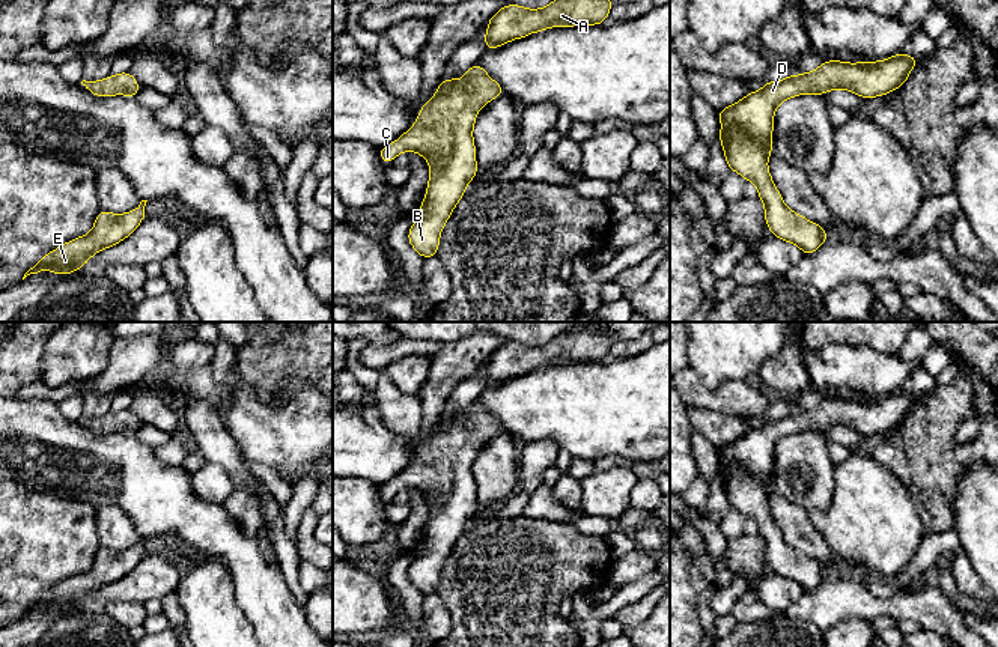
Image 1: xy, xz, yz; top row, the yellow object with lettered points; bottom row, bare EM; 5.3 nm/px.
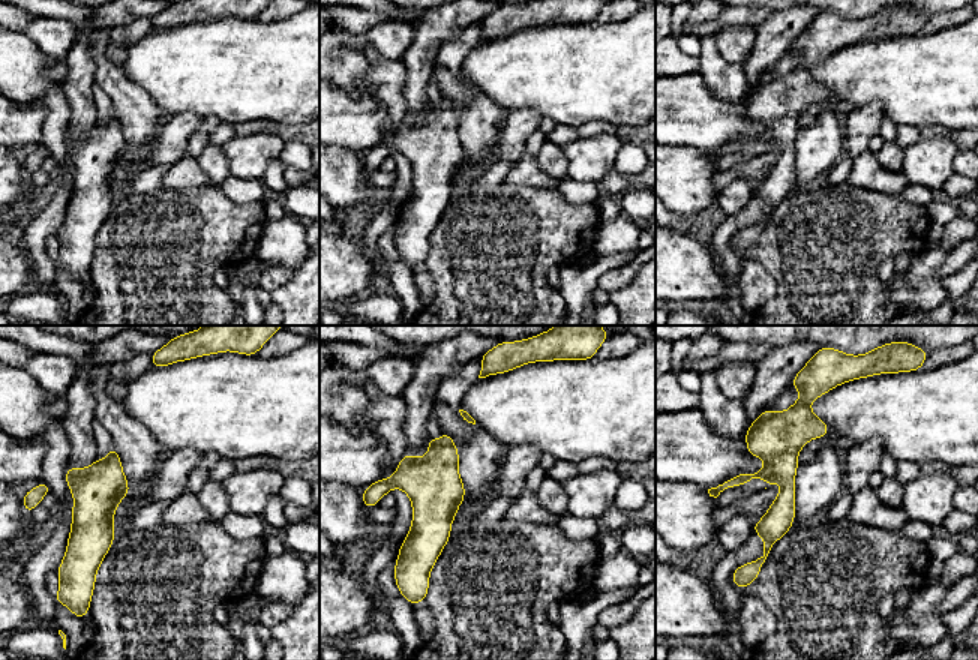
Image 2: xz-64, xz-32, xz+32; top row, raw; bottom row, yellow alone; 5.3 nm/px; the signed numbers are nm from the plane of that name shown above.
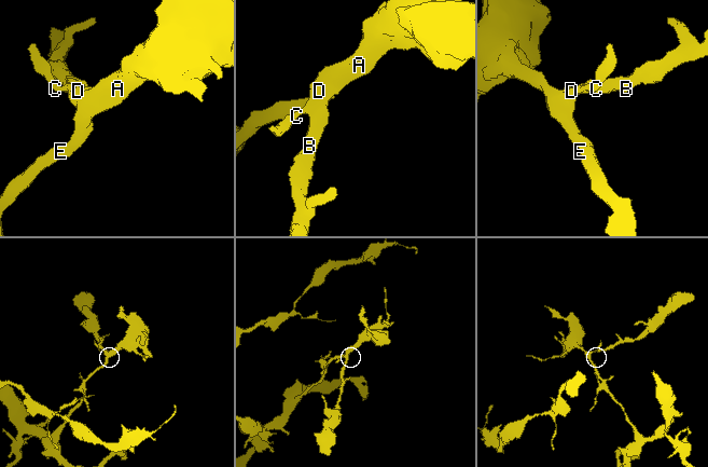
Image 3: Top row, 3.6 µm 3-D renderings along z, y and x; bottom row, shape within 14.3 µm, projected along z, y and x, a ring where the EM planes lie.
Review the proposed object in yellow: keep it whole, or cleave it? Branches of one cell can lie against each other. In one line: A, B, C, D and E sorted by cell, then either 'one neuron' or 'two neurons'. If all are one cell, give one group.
groups A B C D E; one neuron

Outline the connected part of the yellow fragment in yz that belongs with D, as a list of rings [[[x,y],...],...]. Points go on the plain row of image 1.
[[[899,390],[879,399],[847,400],[826,397],[811,409],[787,412],[781,418],[766,418],[757,429],[718,448],[720,478],[729,506],[757,524],[765,542],[765,558],[772,572],[795,581],[805,593],[813,591],[828,576],[828,569],[814,558],[789,546],[768,507],[772,488],[774,450],[786,436],[798,432],[825,432],[844,426],[864,436],[888,432],[908,417],[918,396]]]

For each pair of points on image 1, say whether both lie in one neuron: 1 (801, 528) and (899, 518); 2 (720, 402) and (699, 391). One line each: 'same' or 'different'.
1: different
2: same

